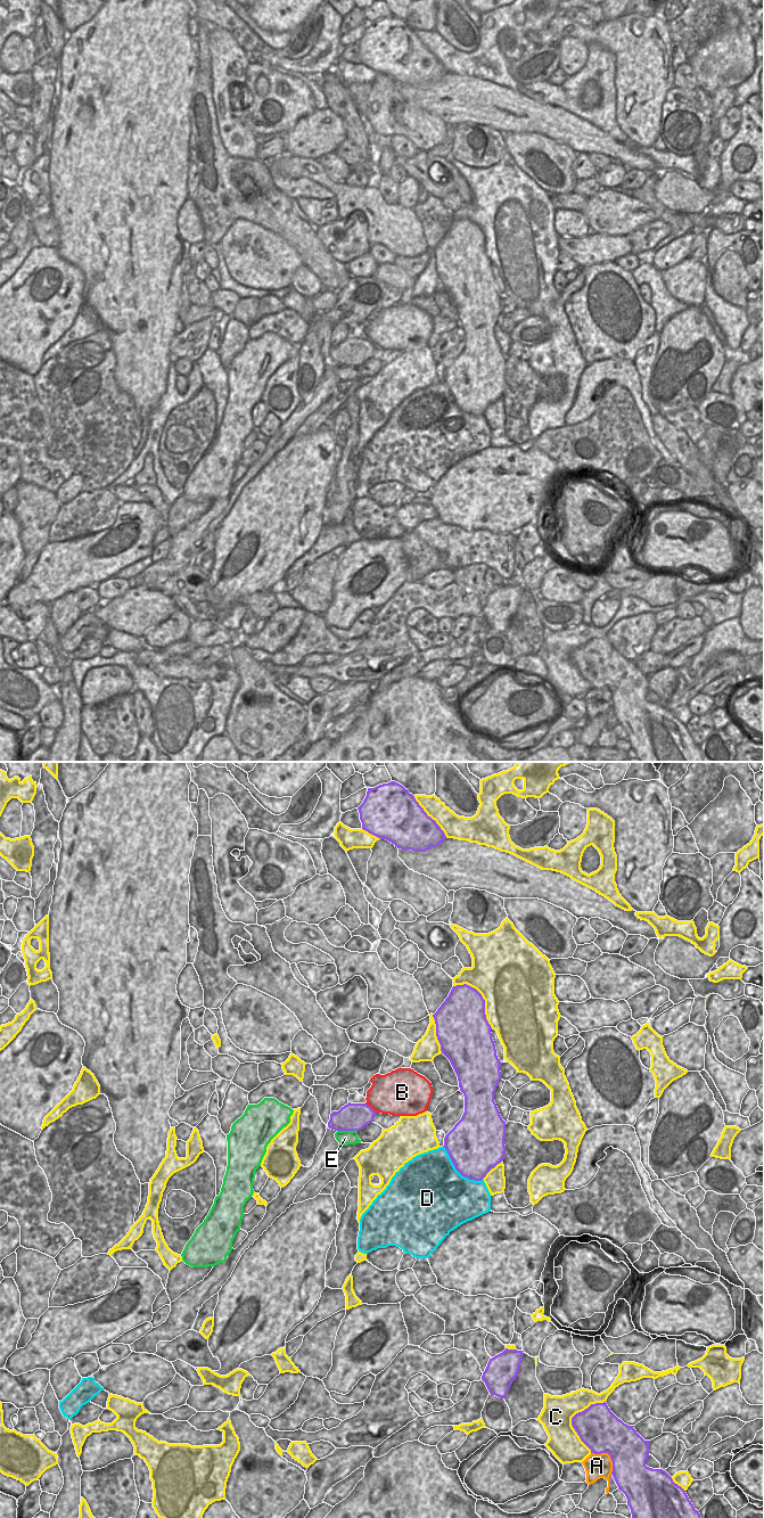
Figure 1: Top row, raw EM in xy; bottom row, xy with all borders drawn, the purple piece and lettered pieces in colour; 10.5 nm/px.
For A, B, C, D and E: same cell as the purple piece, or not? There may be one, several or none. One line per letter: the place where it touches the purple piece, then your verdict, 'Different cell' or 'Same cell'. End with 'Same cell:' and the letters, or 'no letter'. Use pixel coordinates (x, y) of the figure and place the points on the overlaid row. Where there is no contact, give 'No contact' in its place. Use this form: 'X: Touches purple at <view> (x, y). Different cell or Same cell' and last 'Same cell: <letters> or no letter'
A: Touches purple at xy (609, 1454). Different cell
B: Touches purple at xy (370, 1107). Different cell
C: Touches purple at xy (572, 1419). Different cell
D: Touches purple at xy (458, 1171). Different cell
E: Touches purple at xy (347, 1130). Same cell
Same cell: E

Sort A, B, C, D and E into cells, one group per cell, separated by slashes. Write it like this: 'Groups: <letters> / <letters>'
Groups: A / B / C / D / E

